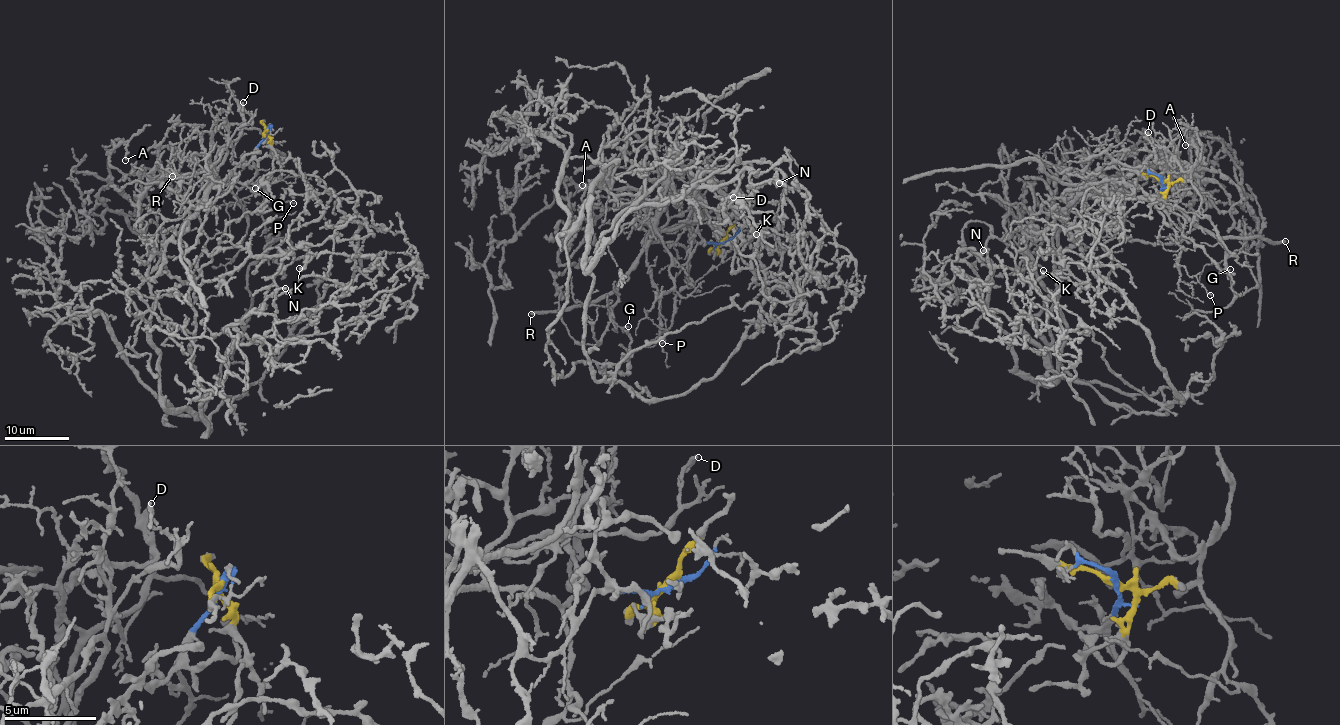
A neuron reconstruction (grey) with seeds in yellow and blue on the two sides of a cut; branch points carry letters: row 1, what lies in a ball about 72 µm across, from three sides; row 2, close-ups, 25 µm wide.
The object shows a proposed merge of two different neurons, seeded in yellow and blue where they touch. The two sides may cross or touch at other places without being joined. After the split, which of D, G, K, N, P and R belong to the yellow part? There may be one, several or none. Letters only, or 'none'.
K, N

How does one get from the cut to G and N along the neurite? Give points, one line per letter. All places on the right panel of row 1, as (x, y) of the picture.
G: (1162, 180), (1159, 198), (1170, 225), (1159, 214), (1158, 205), (1176, 208), (1209, 231), (1225, 249), (1229, 270)
N: (1162, 180), (1160, 208), (1104, 178), (1031, 220), (1066, 328), (1050, 381), (967, 279), (983, 250)

